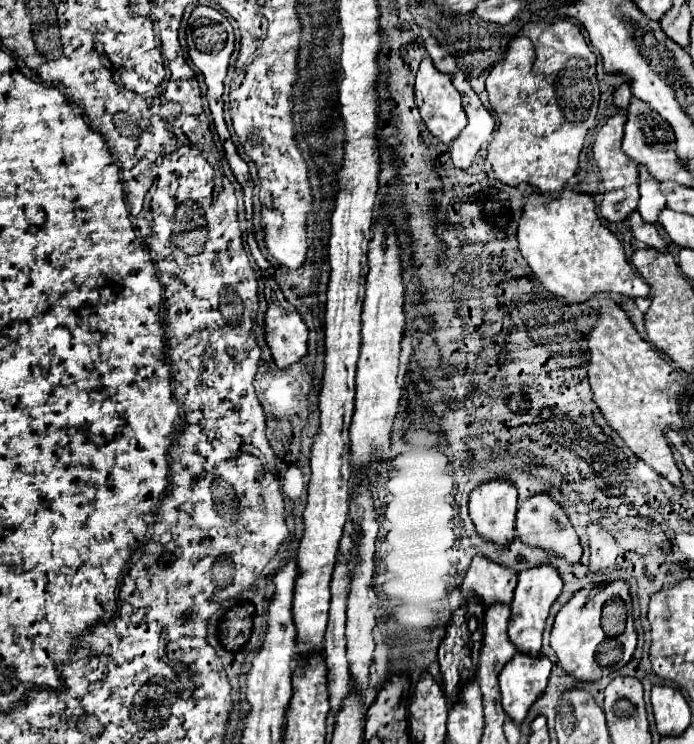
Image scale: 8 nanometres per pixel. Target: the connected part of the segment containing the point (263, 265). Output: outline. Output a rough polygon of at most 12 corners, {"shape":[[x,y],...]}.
{"shape":[[253,232],[247,234],[249,250],[265,276],[271,274],[273,266],[261,254]]}

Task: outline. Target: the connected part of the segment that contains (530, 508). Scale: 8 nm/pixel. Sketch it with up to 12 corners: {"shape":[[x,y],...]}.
{"shape":[[547,494],[517,510],[521,542],[579,562],[581,540]]}

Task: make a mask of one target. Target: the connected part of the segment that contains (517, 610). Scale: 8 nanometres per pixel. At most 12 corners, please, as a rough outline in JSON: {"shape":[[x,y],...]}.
{"shape":[[551,564],[519,574],[509,638],[537,656],[563,588]]}

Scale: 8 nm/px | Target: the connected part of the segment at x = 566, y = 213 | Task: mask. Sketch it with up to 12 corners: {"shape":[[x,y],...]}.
{"shape":[[593,196],[525,202],[519,250],[555,296],[647,298]]}

